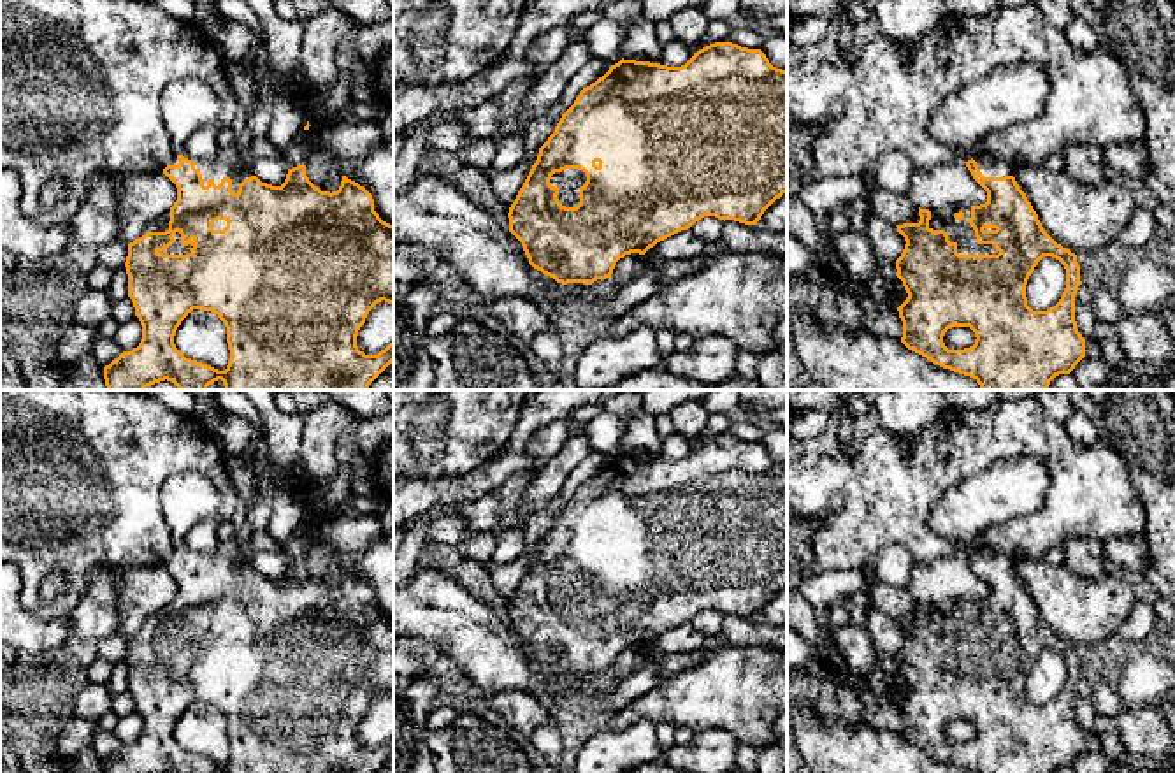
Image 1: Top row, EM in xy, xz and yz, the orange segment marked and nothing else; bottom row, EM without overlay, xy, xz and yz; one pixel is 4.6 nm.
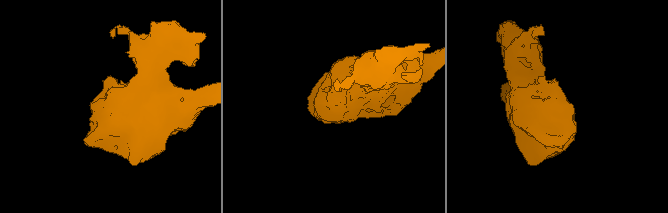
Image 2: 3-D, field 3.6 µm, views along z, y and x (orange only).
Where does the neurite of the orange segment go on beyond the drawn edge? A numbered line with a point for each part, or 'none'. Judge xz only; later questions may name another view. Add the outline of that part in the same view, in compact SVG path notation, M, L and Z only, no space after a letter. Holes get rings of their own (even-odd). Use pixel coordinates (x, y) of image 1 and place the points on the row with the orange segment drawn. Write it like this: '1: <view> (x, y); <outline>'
1: xz (568, 181); M566 169L555 172L550 179L551 186L559 188L559 202L566 207L580 204L580 188L587 183L587 174L580 169Z

